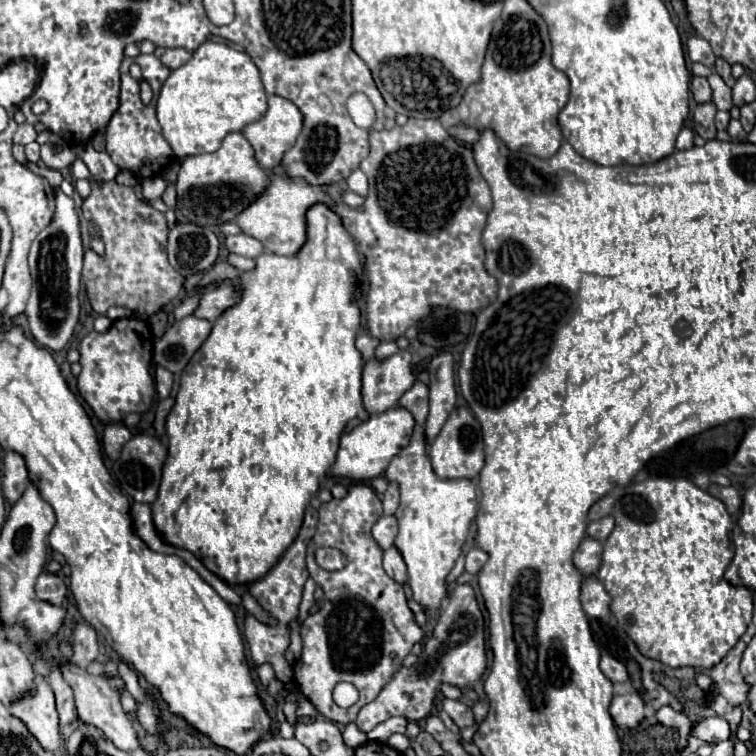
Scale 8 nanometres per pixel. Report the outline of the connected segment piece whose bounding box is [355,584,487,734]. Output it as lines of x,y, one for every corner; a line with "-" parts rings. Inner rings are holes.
459,584
453,588
447,604
441,608
433,640
429,640
419,656
419,664
413,668
399,668
399,672
393,676
393,680
381,690
381,694
365,704
355,724
361,732
371,732
377,724
385,722
391,716
403,716
407,720
419,722
431,714
433,698
439,692
439,686
443,682
449,682
453,686
467,686
471,682
477,682
487,668
487,656
485,656
485,620
477,604
477,596
471,584

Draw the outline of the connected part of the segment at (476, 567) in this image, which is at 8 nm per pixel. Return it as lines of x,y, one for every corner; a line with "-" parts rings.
471,548
471,552
467,554
467,560
465,560
465,570
467,572
471,572
471,574
477,574
481,568
483,568
483,564
487,562
487,552
483,552
481,548

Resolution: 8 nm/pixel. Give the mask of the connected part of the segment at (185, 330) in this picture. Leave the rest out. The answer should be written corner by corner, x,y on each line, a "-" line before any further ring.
185,316
177,320
163,338
159,338
153,346
153,362
179,374
191,356
199,350
199,346
207,340
213,324
209,320
197,316

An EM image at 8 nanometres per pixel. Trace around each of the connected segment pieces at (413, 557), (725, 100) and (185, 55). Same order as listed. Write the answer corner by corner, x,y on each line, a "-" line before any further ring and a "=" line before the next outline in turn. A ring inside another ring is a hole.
415,382
409,392
399,400
399,406
407,408
415,416
415,432
411,444
403,448
385,470
387,480
399,482
401,504
395,512
399,522
399,534
395,546
403,554
409,572
409,586
413,590
413,600
425,610
439,610
441,602
447,598
447,574
461,556
463,544
469,534
469,526
477,516
477,494
471,480
441,480
435,476
431,462
425,454
423,422
429,414
429,390
425,384
=
711,74
709,78
711,90
713,90
713,102
719,110
731,110
733,108
733,98
731,98
731,88
721,80
719,74
=
167,48
167,50
163,52
163,56
161,56
161,62
163,62
167,68
175,70
175,68
183,66
189,58
191,58
191,52
185,50
185,48

